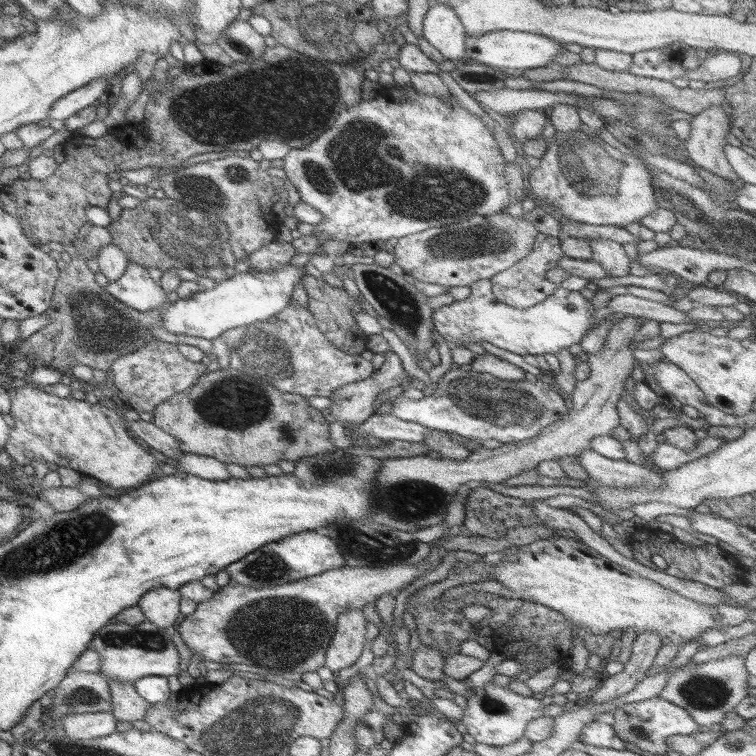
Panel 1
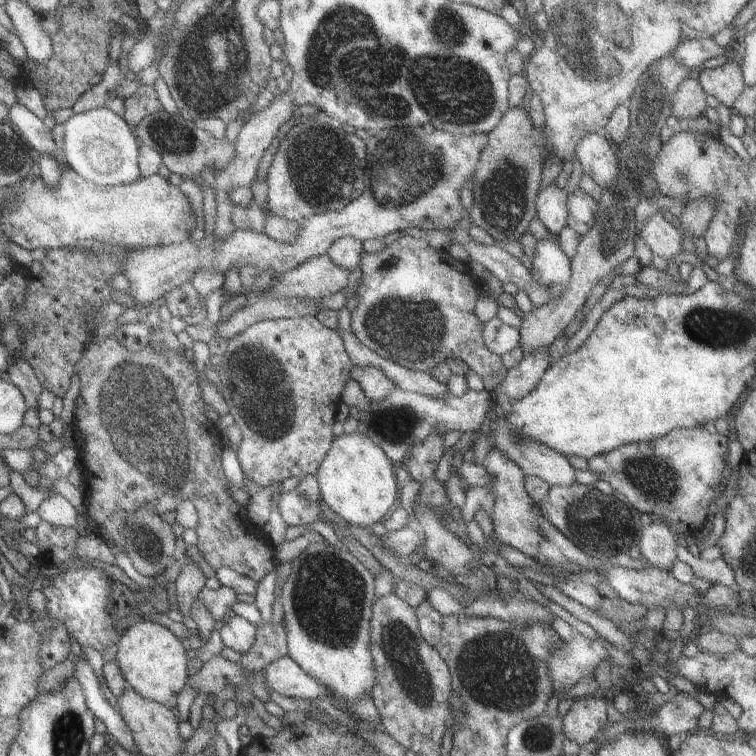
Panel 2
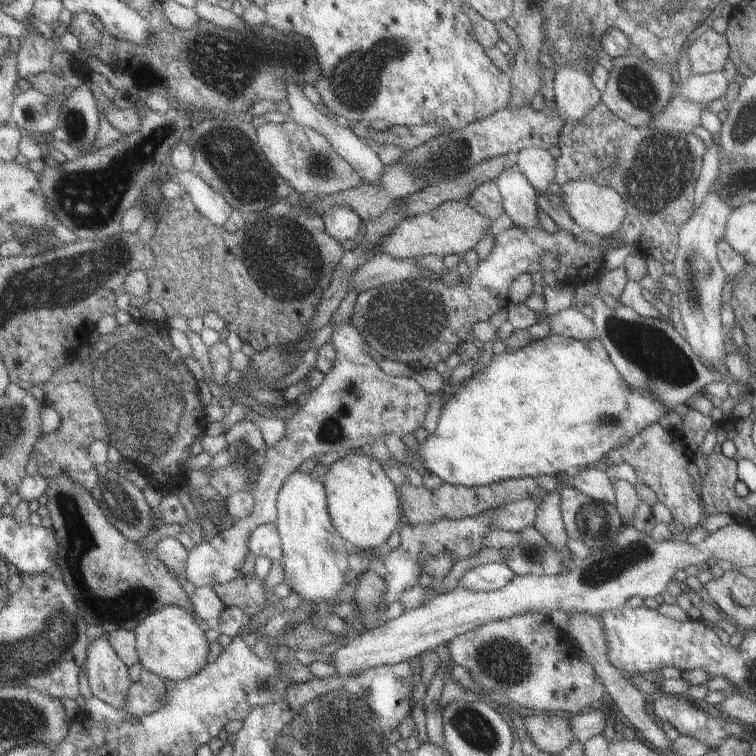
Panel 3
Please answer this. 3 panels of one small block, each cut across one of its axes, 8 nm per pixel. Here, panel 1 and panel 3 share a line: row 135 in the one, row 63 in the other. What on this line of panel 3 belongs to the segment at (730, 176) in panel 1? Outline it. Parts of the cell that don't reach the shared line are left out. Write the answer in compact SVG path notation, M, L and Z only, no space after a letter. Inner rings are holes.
M705 30L687 46L685 52L691 74L709 74L722 71L729 62L728 44L724 34Z

